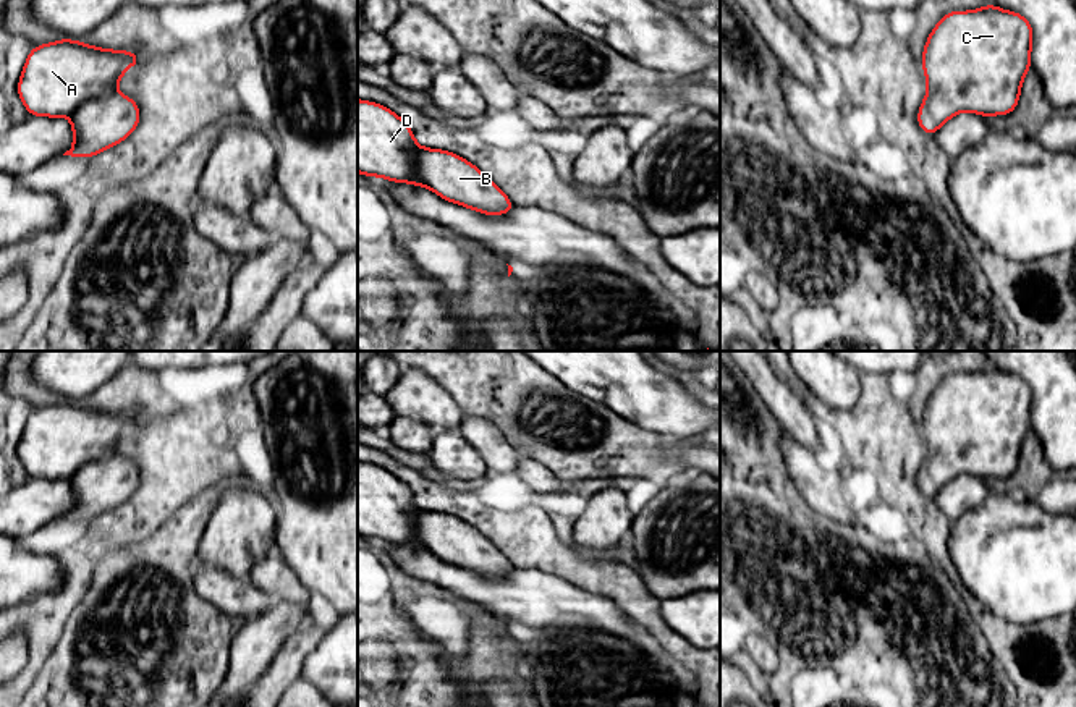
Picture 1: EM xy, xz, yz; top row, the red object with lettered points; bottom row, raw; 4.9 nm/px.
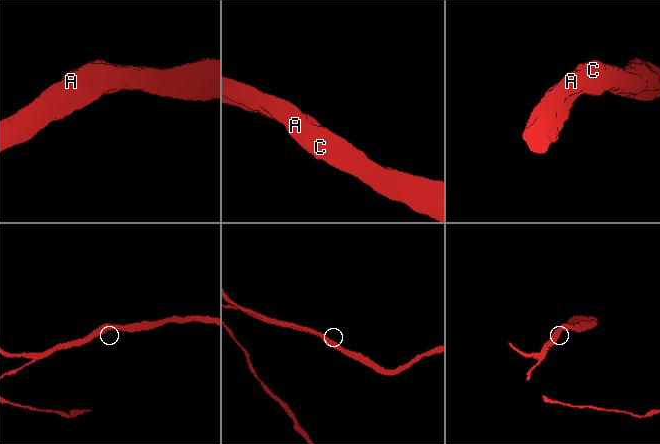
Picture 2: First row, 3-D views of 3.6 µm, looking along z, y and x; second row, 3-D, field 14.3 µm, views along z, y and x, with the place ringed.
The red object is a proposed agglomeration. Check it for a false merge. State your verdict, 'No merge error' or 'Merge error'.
No merge error

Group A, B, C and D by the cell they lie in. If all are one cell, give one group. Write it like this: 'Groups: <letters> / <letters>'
Groups: A B C D

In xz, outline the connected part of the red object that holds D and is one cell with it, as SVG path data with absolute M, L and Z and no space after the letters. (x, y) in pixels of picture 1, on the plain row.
M359 461L358 534L427 548L448 565L494 579L516 569L476 527L448 513L419 510L405 482L377 464Z

